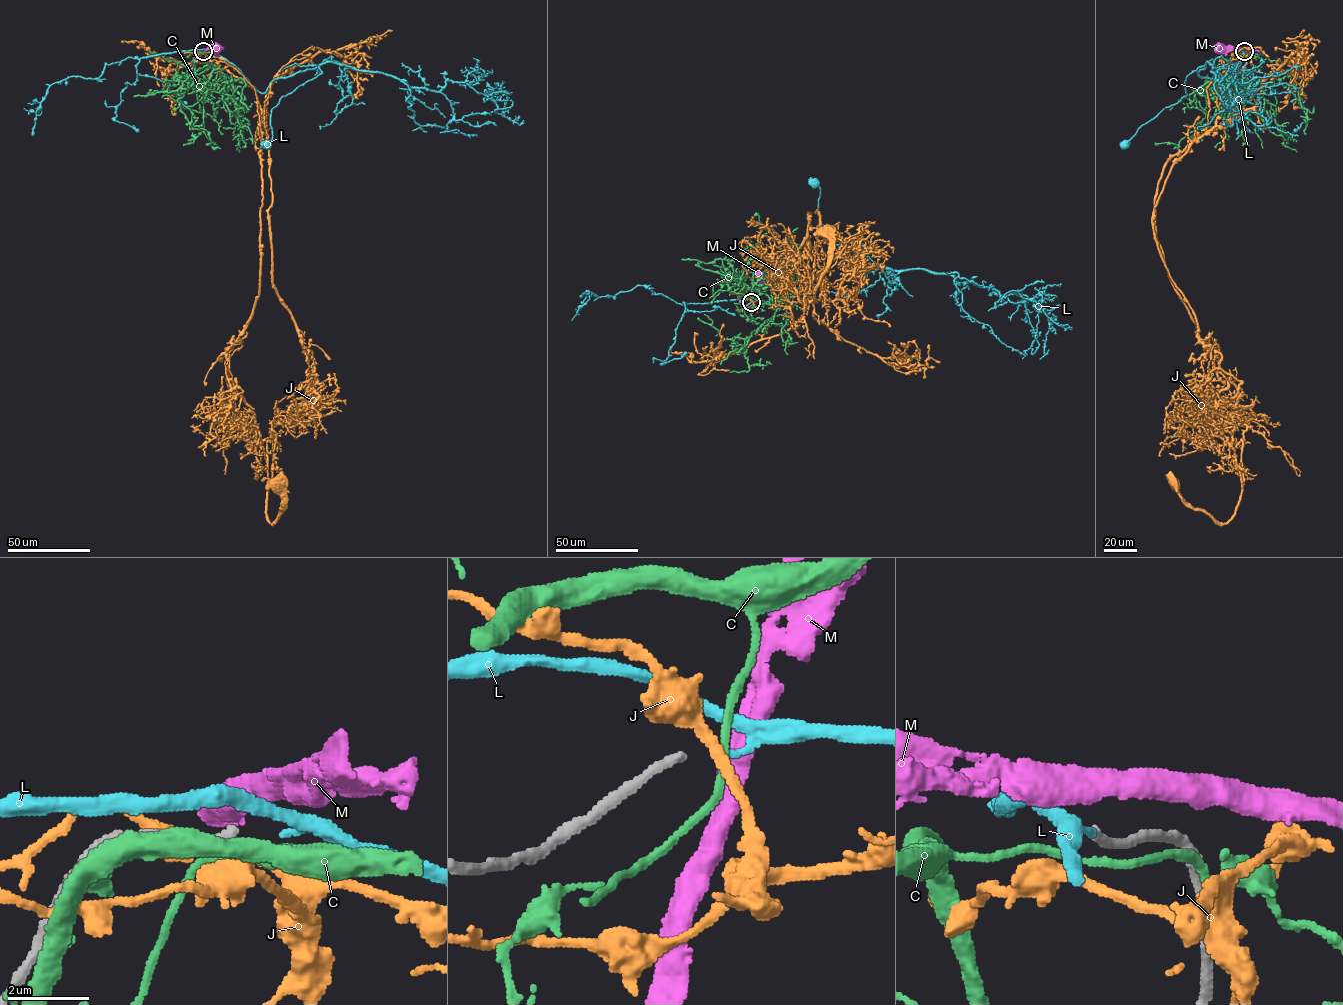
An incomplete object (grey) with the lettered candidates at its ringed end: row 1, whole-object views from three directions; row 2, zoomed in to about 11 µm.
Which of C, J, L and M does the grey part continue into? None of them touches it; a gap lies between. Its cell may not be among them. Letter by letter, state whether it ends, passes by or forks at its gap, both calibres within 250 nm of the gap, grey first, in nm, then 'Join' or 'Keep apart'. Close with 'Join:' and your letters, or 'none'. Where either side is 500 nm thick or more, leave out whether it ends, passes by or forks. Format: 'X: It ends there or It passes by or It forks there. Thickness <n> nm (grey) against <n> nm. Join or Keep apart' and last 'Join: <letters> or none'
C: It passes by. Thickness 240 nm (grey) against 180 nm. Keep apart
J: Thickness 240 nm (grey) against 550 nm. Keep apart
L: It ends there. Thickness 240 nm (grey) against 170 nm. Join
M: Thickness 240 nm (grey) against 550 nm. Keep apart
Join: L

